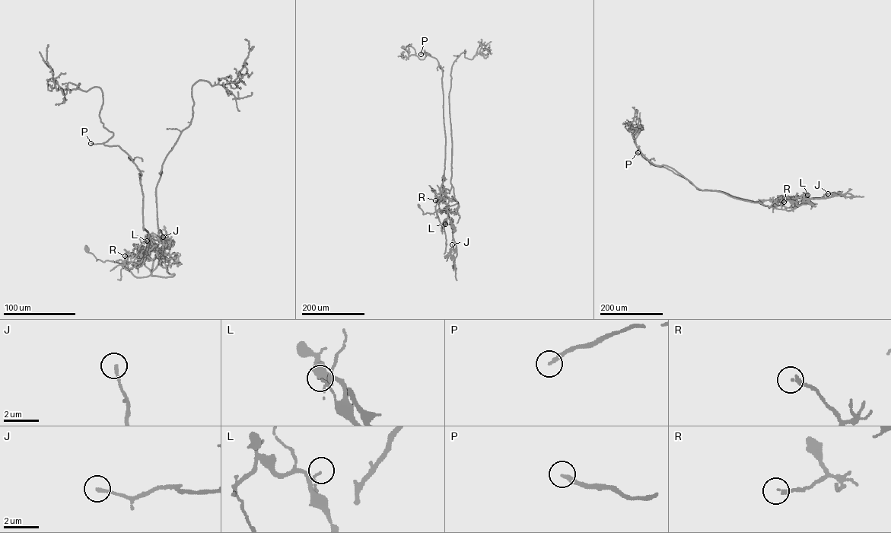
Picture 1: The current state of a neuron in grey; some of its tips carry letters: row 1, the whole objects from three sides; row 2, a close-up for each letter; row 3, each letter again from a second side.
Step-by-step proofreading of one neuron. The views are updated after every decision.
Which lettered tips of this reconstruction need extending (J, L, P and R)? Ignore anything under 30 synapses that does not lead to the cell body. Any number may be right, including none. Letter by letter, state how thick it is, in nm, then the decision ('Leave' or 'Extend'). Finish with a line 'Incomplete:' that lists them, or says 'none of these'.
J: Thickness 160 nm. Leave
L: Thickness 110 nm. Leave
P: Thickness 220 nm. Extend
R: Thickness 190 nm. Leave
Incomplete: P

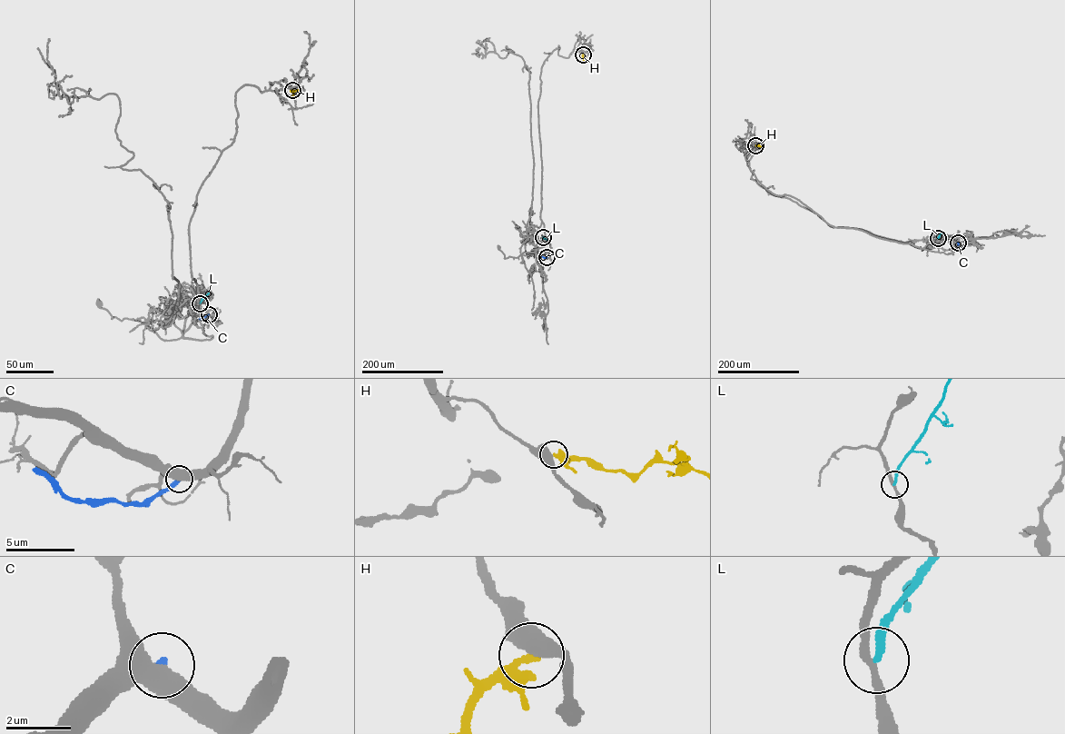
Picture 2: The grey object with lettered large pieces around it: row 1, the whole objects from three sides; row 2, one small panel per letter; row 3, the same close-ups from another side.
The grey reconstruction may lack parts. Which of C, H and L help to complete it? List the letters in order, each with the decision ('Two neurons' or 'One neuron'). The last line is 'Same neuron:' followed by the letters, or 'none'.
C: Two neurons
H: Two neurons
L: Two neurons
Same neuron: none

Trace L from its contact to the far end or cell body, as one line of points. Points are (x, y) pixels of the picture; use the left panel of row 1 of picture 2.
L: (200, 303), (209, 292)

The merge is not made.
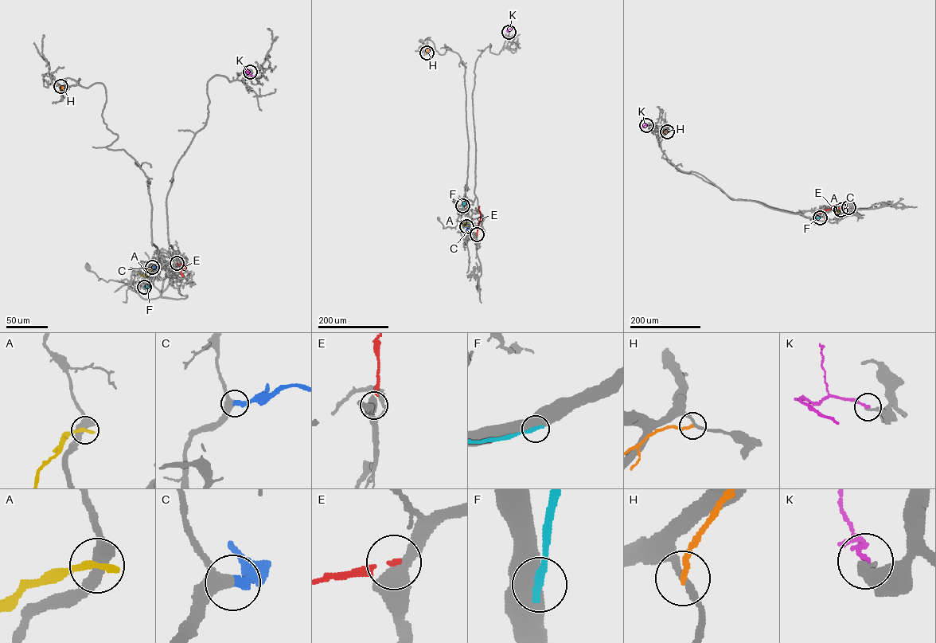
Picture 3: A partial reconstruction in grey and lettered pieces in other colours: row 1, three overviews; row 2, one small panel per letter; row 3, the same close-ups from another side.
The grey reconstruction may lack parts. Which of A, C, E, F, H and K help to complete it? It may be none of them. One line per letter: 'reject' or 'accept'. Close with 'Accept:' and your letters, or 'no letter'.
A: reject
C: accept
E: reject
F: reject
H: reject
K: reject
Accept: C

